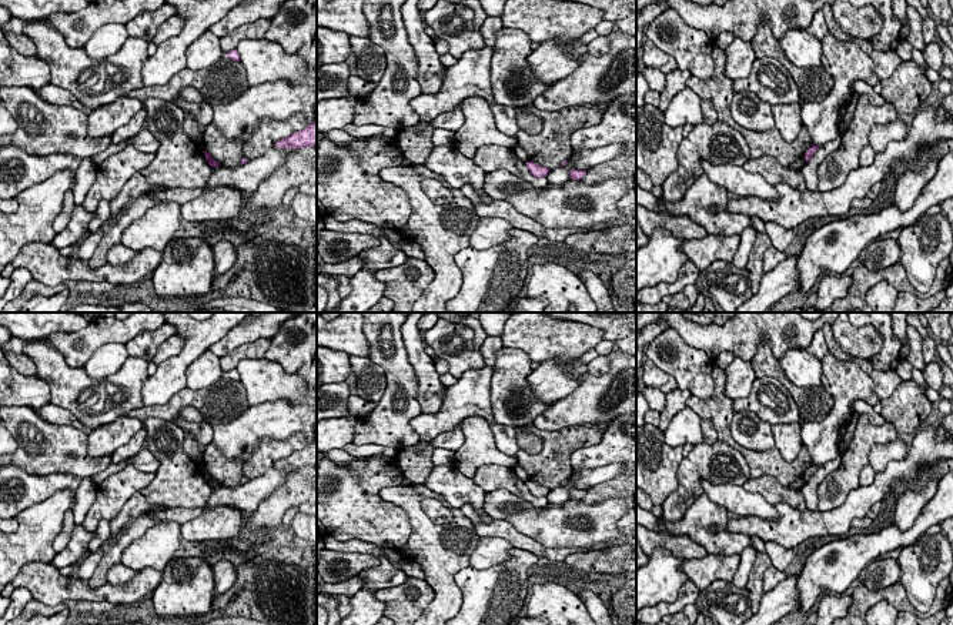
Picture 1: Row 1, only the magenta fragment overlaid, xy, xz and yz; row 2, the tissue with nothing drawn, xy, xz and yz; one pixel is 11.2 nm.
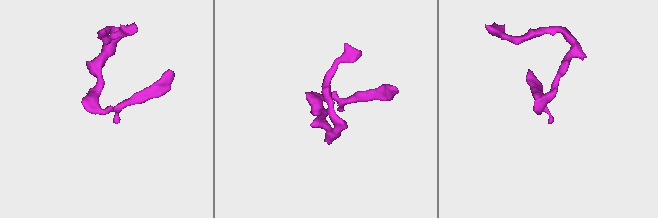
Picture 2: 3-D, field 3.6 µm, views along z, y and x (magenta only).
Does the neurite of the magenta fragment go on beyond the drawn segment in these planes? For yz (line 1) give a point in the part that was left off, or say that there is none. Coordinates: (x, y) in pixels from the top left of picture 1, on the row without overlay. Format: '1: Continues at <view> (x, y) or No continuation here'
1: No continuation here

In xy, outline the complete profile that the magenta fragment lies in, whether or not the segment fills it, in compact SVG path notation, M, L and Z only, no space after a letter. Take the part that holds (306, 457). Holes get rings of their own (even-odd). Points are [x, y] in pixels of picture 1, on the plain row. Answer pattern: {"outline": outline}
{"outline": "M317 439L305 448L292 452L287 458L278 459L274 465L290 469L317 465Z"}

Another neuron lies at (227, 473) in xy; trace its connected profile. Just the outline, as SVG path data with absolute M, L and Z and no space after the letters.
M214 444L207 447L201 462L203 471L210 472L223 487L240 485L241 479L245 478L243 465L243 459L227 459Z

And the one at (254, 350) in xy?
M260 338L254 342L243 344L238 348L233 350L227 355L220 358L221 370L224 374L237 368L241 360L257 360L264 358L265 351L268 350L271 338Z

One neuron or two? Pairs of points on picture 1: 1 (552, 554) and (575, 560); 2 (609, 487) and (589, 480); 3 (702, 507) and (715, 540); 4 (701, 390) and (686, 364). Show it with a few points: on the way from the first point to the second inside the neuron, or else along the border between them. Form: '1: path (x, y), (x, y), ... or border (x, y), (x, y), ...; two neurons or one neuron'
1: border (597, 550), (574, 551), (562, 560); two neurons
2: border (621, 473), (587, 490); two neurons
3: path (702, 515), (702, 528), (706, 532); one neuron
4: path (701, 384), (692, 370); one neuron

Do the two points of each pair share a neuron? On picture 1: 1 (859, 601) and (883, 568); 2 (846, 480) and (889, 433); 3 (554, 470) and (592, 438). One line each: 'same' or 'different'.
1: different
2: same
3: same

